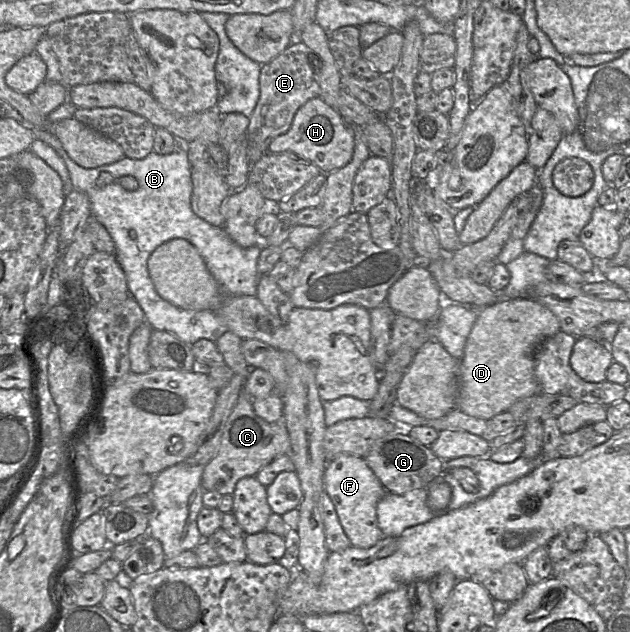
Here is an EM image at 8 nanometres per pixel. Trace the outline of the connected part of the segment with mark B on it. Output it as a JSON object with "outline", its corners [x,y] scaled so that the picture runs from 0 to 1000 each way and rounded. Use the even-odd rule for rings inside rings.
{"outline":[[[43,195],[43,201],[51,206],[57,220],[76,228],[100,252],[117,299],[138,307],[144,321],[144,339],[168,361],[183,386],[183,405],[198,434],[205,465],[227,491],[232,509],[240,519],[268,525],[298,546],[305,546],[317,536],[343,541],[360,525],[362,517],[356,506],[340,494],[333,491],[290,491],[256,472],[244,456],[233,426],[235,408],[251,389],[271,378],[289,377],[300,381],[314,396],[352,464],[365,468],[406,468],[408,465],[413,440],[408,429],[408,411],[414,399],[416,384],[411,383],[410,388],[386,392],[375,386],[352,359],[340,359],[310,340],[303,329],[305,264],[300,259],[295,234],[279,234],[267,245],[252,245],[240,241],[230,250],[217,253],[197,247],[183,258],[138,267],[129,264],[110,248],[89,215],[71,206],[59,204],[46,195]],[[162,274],[171,275],[176,288],[165,294],[157,294],[154,283]]]}

